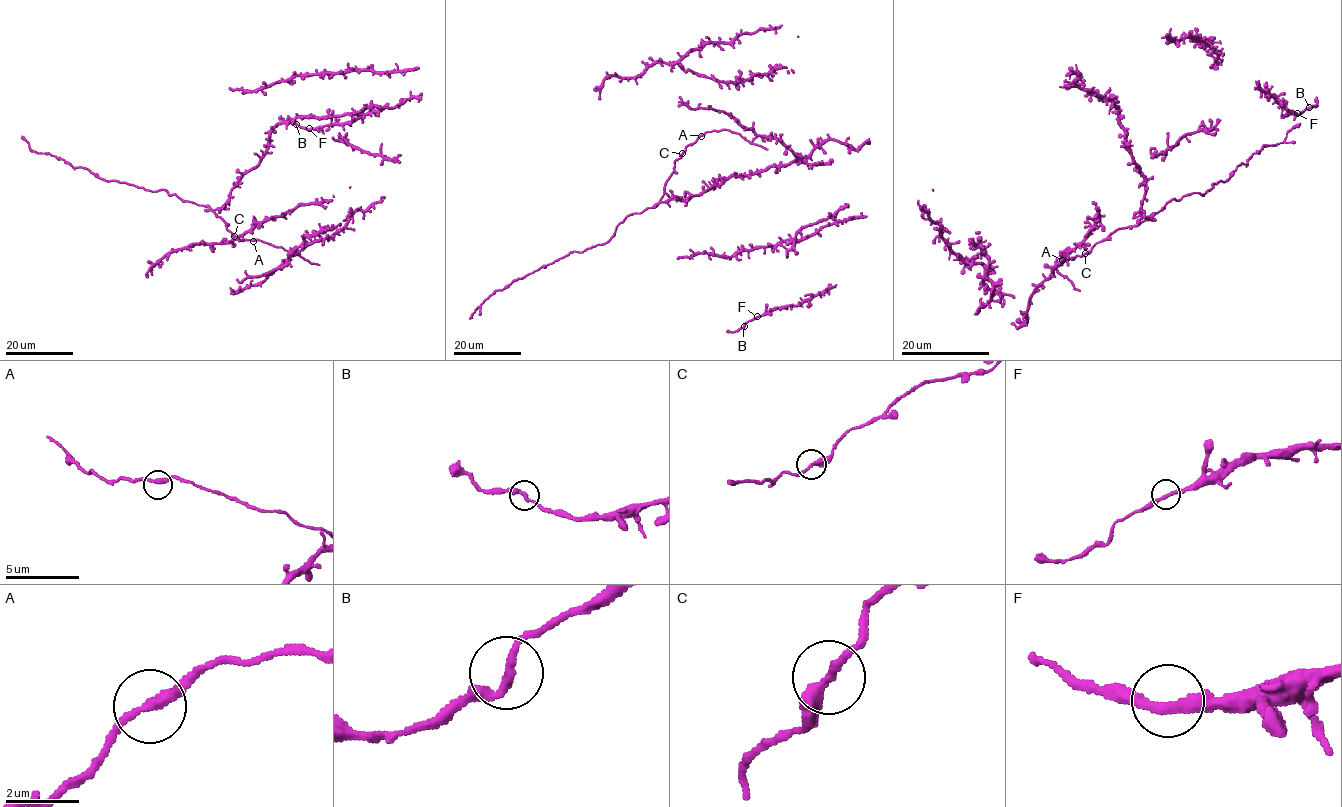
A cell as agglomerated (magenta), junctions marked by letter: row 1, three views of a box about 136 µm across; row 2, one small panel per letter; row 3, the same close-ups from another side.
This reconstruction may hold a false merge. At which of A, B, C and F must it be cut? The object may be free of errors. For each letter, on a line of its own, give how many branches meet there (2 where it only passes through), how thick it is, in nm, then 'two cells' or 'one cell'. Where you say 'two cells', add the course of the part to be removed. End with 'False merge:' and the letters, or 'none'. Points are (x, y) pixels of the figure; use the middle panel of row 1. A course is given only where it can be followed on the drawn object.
A: 2 branches meet; 260 nm thick; one cell
B: 2 branches meet; 240 nm thick; one cell
C: 2 branches meet; 280 nm thick; one cell
F: 2 branches meet; 280 nm thick; one cell
False merge: none

